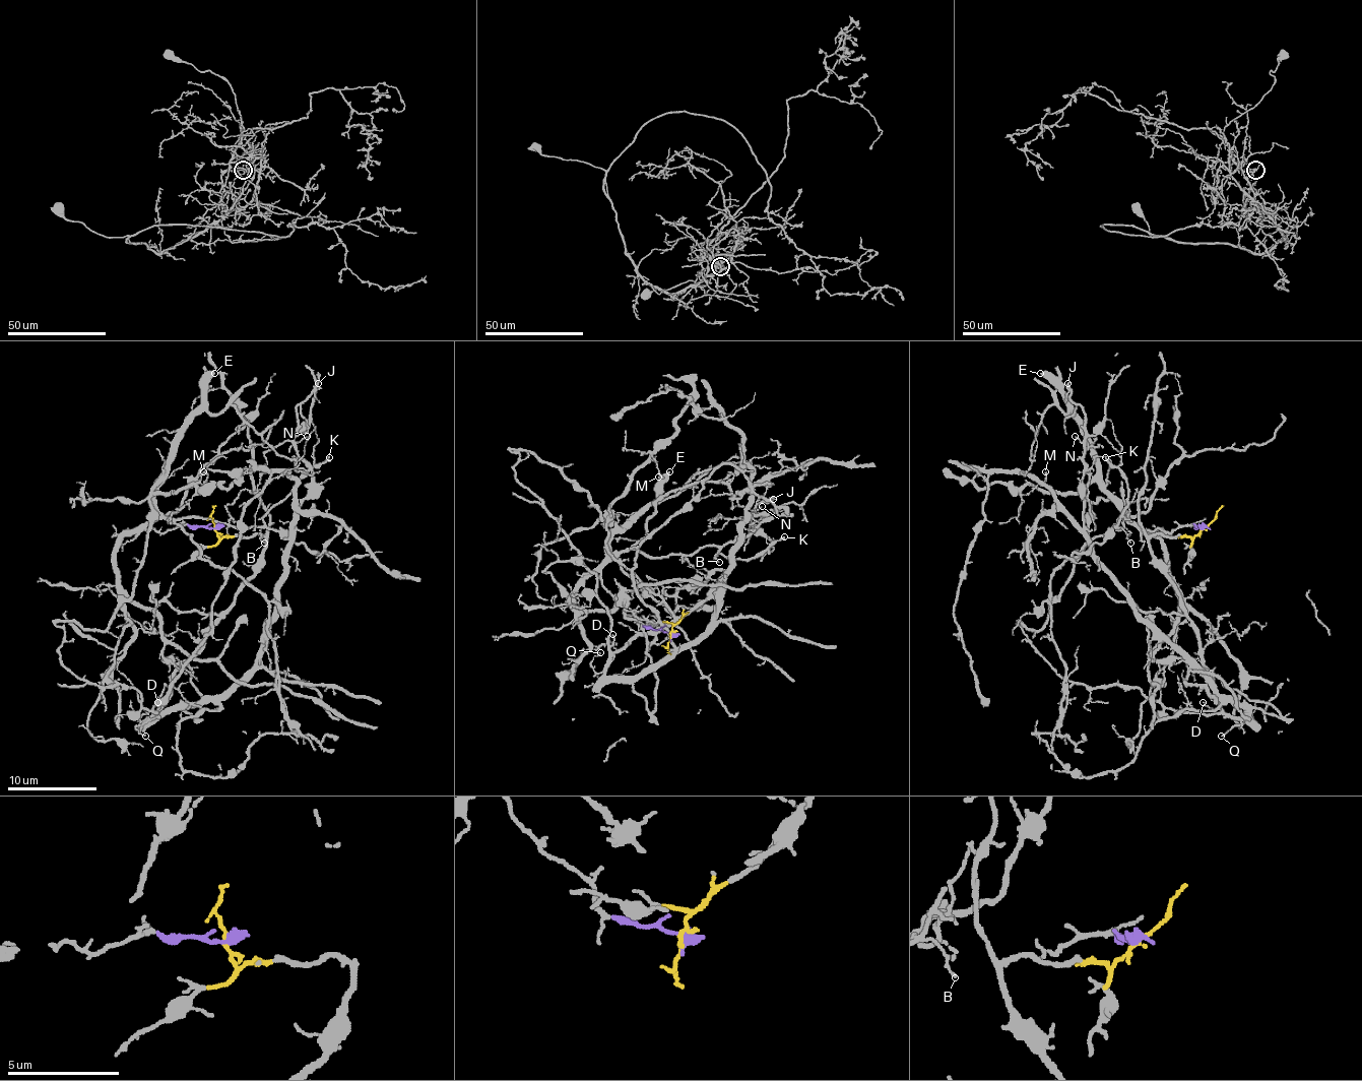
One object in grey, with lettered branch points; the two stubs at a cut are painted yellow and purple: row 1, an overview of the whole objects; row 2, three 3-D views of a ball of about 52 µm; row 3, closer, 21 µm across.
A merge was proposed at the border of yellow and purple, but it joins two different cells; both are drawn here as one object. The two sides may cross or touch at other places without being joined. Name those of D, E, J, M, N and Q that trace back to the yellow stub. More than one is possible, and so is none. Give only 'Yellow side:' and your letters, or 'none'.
Yellow side: D, J, N, Q

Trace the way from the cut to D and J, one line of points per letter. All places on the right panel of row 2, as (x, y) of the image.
D: (1204, 526), (1192, 537), (1150, 539), (1154, 565), (1200, 634), (1219, 712), (1204, 701)
J: (1204, 526), (1154, 535), (1154, 565), (1200, 634), (1217, 704), (1242, 717), (1094, 554), (1083, 409), (1066, 383)

